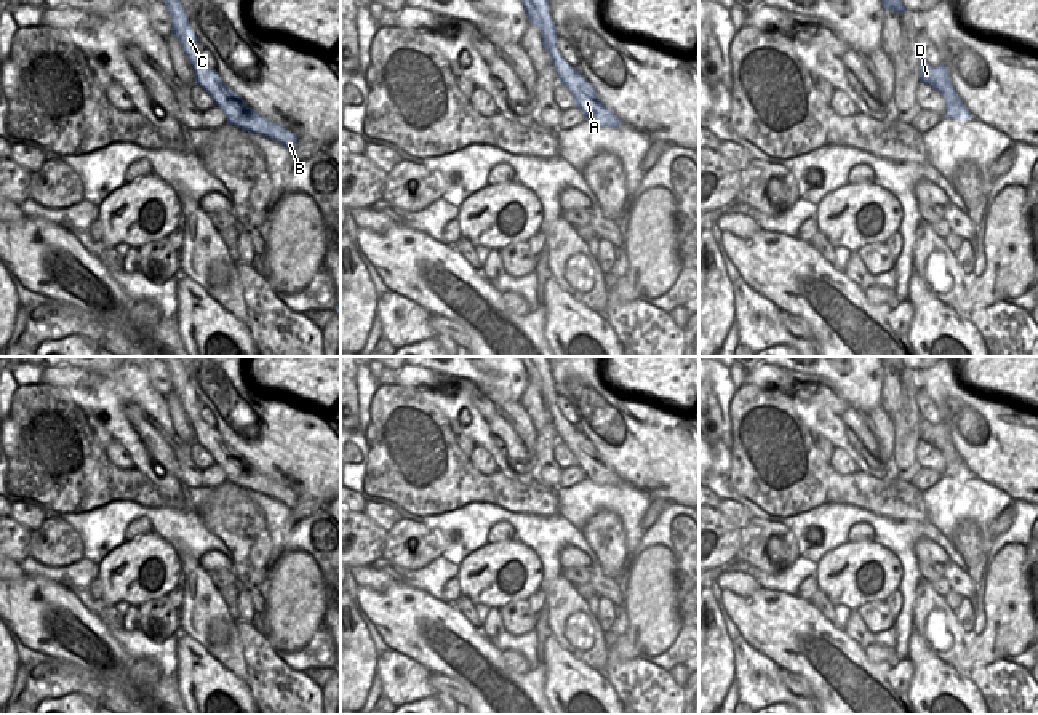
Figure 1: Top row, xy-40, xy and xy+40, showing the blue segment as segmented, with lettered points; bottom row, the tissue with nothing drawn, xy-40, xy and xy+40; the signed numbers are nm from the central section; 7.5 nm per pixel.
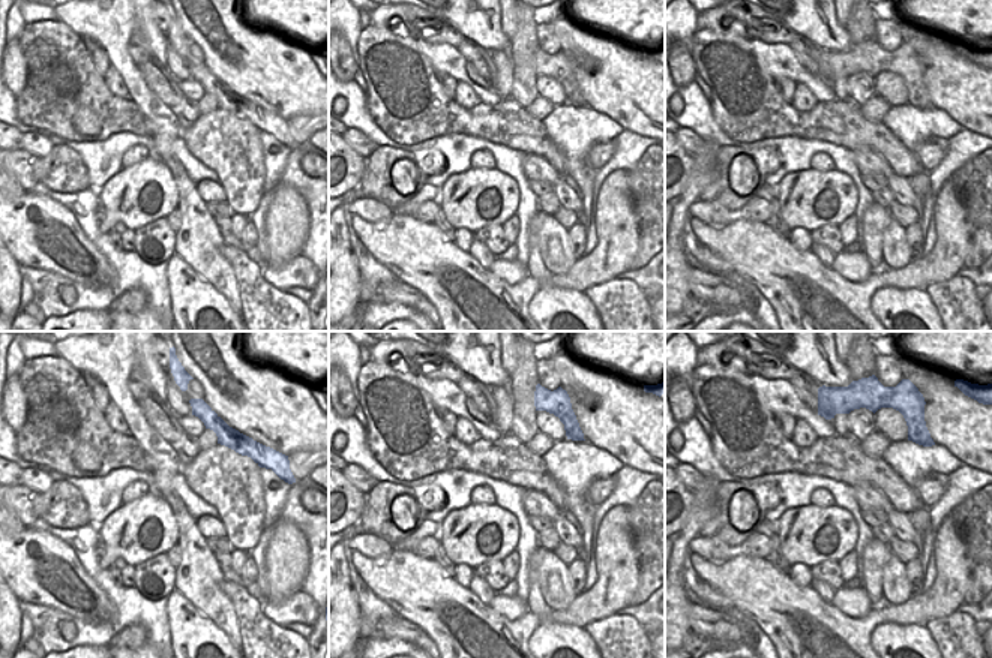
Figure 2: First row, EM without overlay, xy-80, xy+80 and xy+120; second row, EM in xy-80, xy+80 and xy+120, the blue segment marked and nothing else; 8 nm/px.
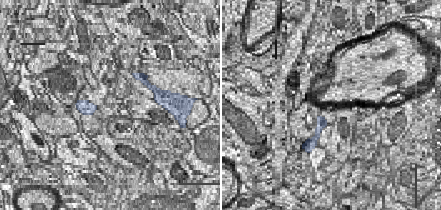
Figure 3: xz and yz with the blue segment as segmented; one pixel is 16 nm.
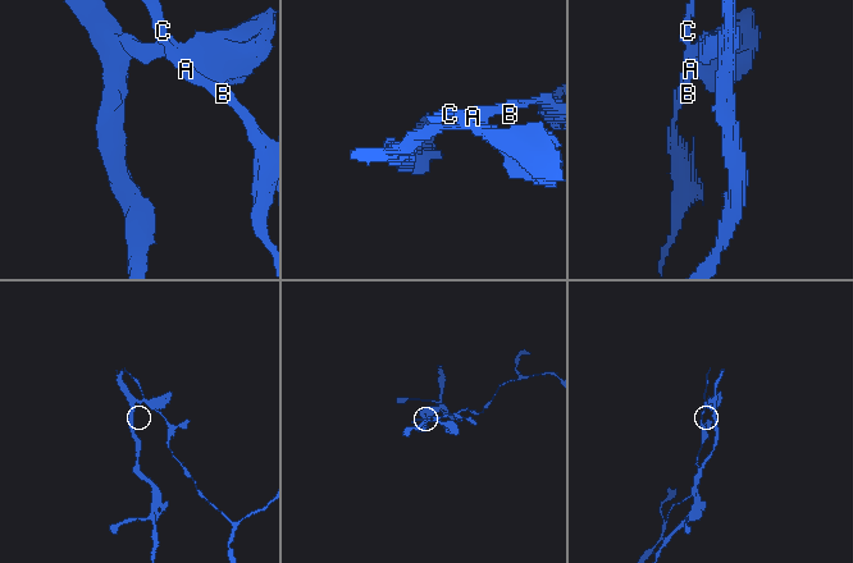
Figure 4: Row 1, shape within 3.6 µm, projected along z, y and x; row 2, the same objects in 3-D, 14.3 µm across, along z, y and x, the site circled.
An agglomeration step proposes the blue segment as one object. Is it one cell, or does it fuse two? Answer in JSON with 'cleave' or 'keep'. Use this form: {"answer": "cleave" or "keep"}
{"answer": "cleave"}

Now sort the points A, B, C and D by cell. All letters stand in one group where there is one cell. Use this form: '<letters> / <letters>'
A B C / D

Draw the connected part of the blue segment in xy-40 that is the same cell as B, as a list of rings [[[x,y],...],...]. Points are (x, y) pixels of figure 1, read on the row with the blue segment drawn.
[[[163,0],[163,3],[171,18],[171,34],[181,43],[195,72],[195,85],[202,86],[211,96],[214,104],[222,109],[227,123],[243,131],[273,139],[293,152],[297,144],[297,136],[248,107],[246,102],[221,80],[216,69],[210,69],[200,59],[197,51],[198,40],[181,2]]]

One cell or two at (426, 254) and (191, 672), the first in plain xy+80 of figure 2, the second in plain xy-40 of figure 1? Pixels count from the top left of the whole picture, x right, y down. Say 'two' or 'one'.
two

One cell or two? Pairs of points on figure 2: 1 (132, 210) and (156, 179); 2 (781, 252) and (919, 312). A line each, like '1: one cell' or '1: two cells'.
1: one cell
2: two cells

